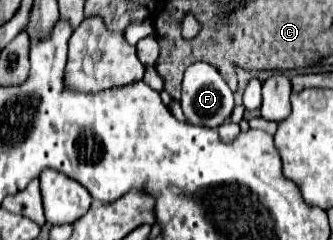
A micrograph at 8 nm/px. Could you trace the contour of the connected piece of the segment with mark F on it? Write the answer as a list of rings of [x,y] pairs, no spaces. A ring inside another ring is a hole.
[[[195,63],[195,65],[187,67],[185,77],[183,77],[181,107],[183,107],[187,123],[217,129],[219,125],[223,125],[231,117],[231,111],[235,107],[233,105],[233,91],[229,89],[229,85],[225,83],[225,79],[219,75],[219,71],[215,67],[211,67],[209,63]]]

